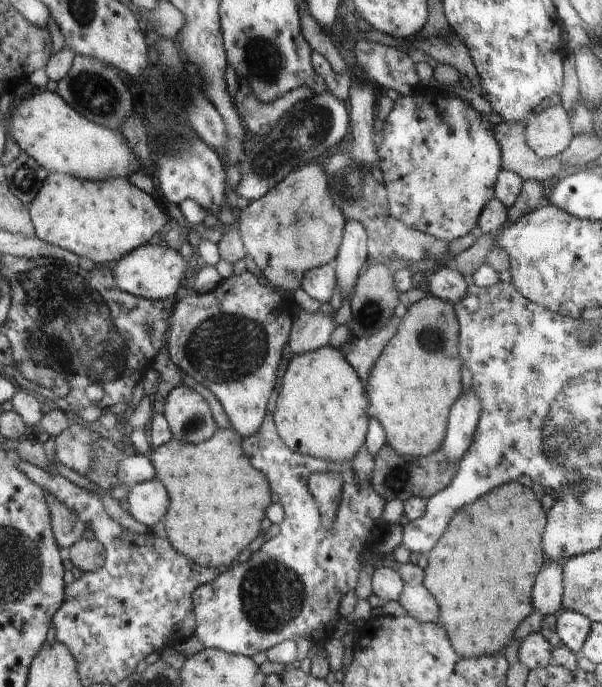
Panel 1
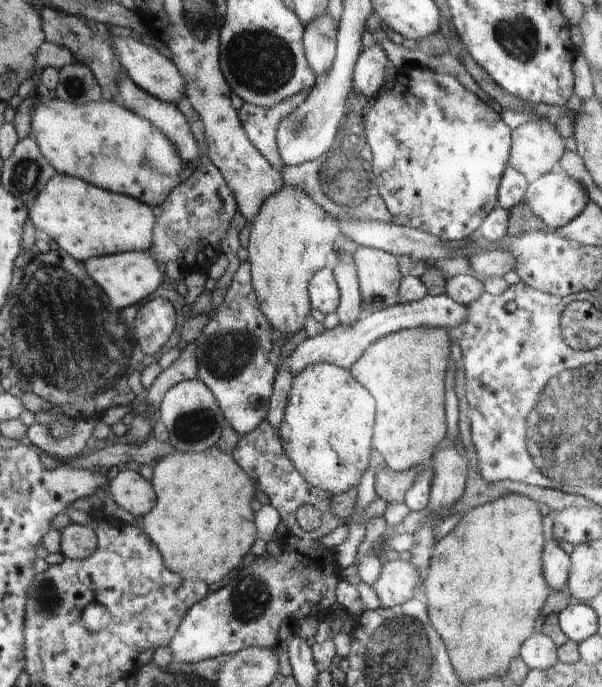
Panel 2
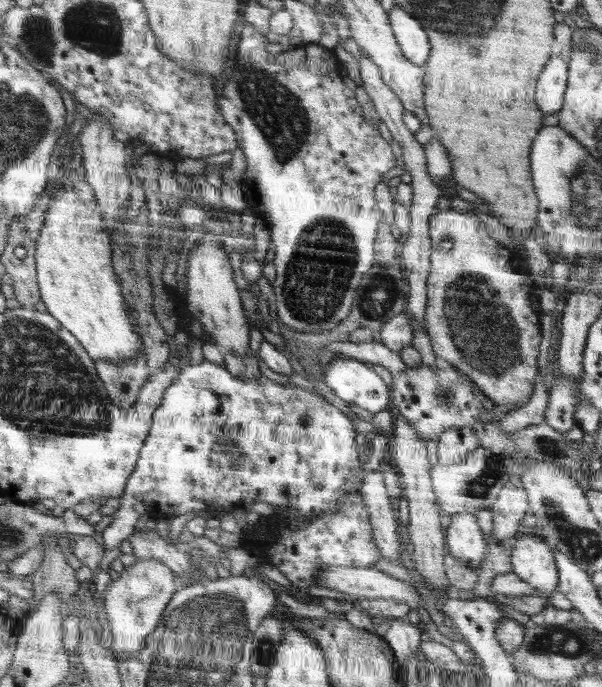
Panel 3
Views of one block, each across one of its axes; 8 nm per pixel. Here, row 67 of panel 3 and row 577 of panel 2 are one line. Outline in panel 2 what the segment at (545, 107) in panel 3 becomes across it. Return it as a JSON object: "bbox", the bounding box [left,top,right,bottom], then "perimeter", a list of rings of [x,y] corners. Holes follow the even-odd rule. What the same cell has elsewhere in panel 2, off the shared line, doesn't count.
{"bbox":[546,540,571,596],"perimeter":[[[546,540],[546,582],[550,584],[551,592],[560,592],[569,596],[567,580],[571,567],[571,560],[560,546],[558,540]]]}

